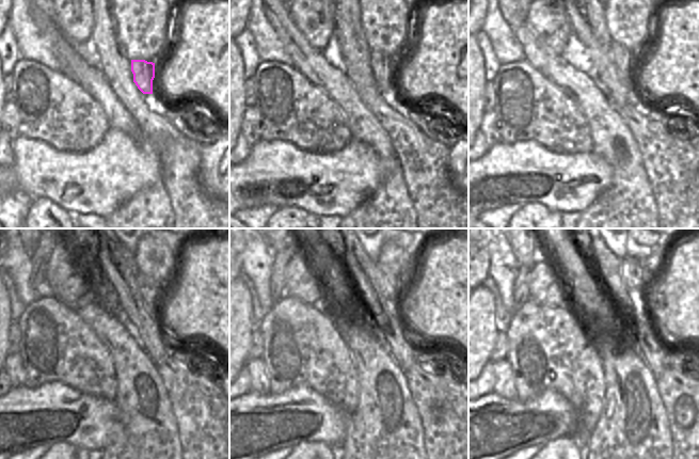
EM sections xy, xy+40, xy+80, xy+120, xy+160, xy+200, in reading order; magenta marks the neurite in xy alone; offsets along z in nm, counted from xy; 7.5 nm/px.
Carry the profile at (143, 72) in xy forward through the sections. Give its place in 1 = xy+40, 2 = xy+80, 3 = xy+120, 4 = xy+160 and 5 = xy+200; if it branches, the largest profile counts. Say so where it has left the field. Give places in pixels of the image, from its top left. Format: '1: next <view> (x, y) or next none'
1: next xy+40 (382, 64)
2: next xy+80 (622, 58)
3: next xy+120 (144, 290)
4: next xy+160 (381, 280)
5: next xy+200 (632, 272)

